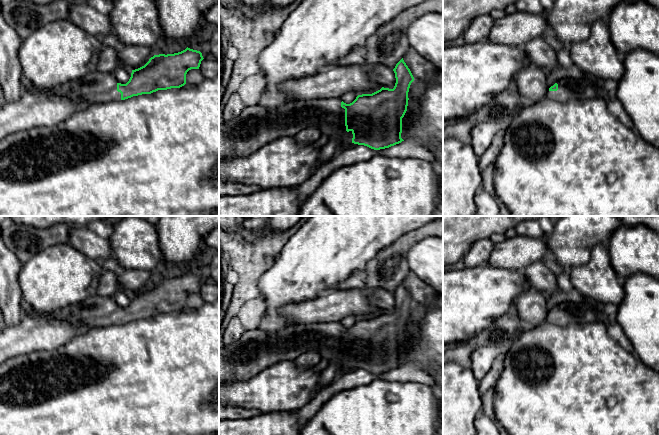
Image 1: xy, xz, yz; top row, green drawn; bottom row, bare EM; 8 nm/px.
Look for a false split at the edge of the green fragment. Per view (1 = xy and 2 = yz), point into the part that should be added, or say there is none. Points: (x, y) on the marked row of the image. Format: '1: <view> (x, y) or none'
1: xy (95, 87)
2: yz (568, 88)

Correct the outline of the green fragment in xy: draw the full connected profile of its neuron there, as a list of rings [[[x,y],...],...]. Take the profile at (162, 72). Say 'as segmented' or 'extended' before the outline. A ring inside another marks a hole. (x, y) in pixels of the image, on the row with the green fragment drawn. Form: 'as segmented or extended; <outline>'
extended; [[[187,47],[174,54],[154,55],[144,66],[132,70],[126,84],[118,83],[113,73],[98,72],[92,68],[82,78],[52,89],[39,88],[31,83],[28,92],[63,95],[73,101],[85,100],[90,104],[120,101],[184,86],[187,72],[199,69],[203,59],[200,51]]]

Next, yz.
extended; [[[563,78],[555,82],[547,93],[547,97],[555,101],[565,102],[570,99],[585,99],[592,94],[589,86],[571,78]]]

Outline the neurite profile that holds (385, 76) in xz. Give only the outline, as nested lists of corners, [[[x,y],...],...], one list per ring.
[[[378,63],[372,65],[371,76],[384,88],[393,89],[395,86],[395,73],[393,69],[389,68],[385,64]]]

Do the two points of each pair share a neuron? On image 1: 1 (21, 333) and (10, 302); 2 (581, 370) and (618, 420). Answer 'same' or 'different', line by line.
1: different
2: same

